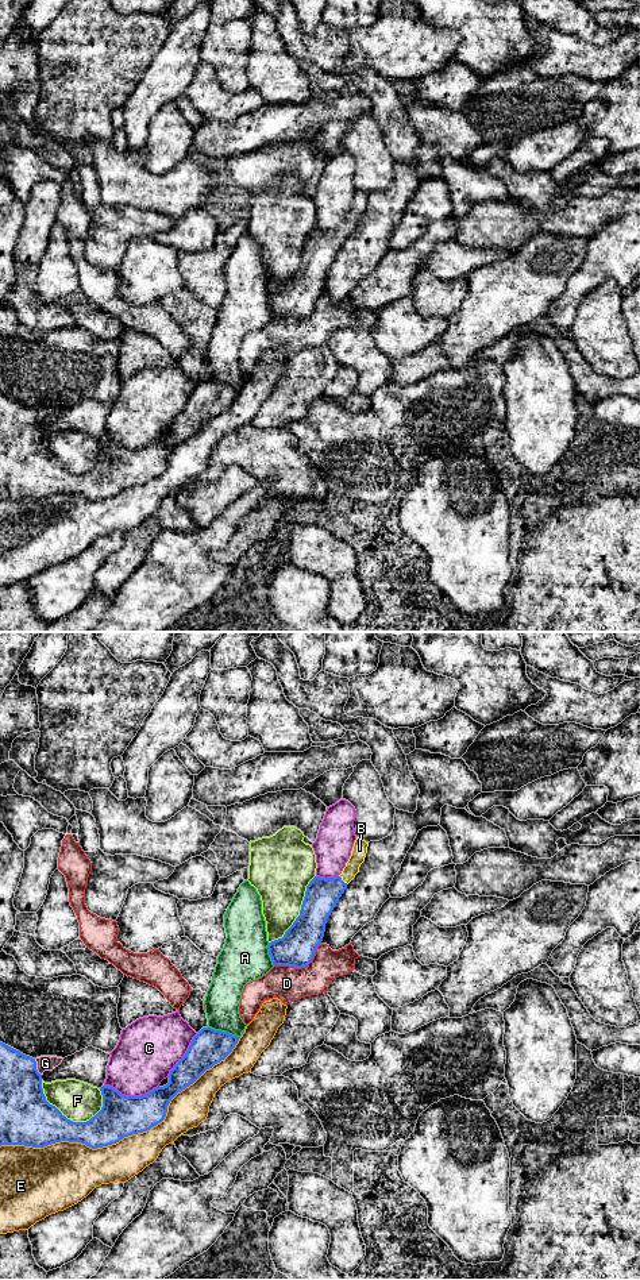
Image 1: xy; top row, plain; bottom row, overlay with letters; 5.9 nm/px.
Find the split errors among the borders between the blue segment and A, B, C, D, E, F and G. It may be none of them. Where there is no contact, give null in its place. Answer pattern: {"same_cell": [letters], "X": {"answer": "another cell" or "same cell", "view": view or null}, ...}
{"same_cell": ["B"], "A": {"answer": "another cell", "view": "xy"}, "B": {"answer": "same cell", "view": "xy"}, "C": {"answer": "another cell", "view": "xy"}, "D": {"answer": "another cell", "view": "xy"}, "E": {"answer": "another cell", "view": "xy"}, "F": {"answer": "another cell", "view": "xy"}, "G": {"answer": "another cell", "view": "xy"}}

